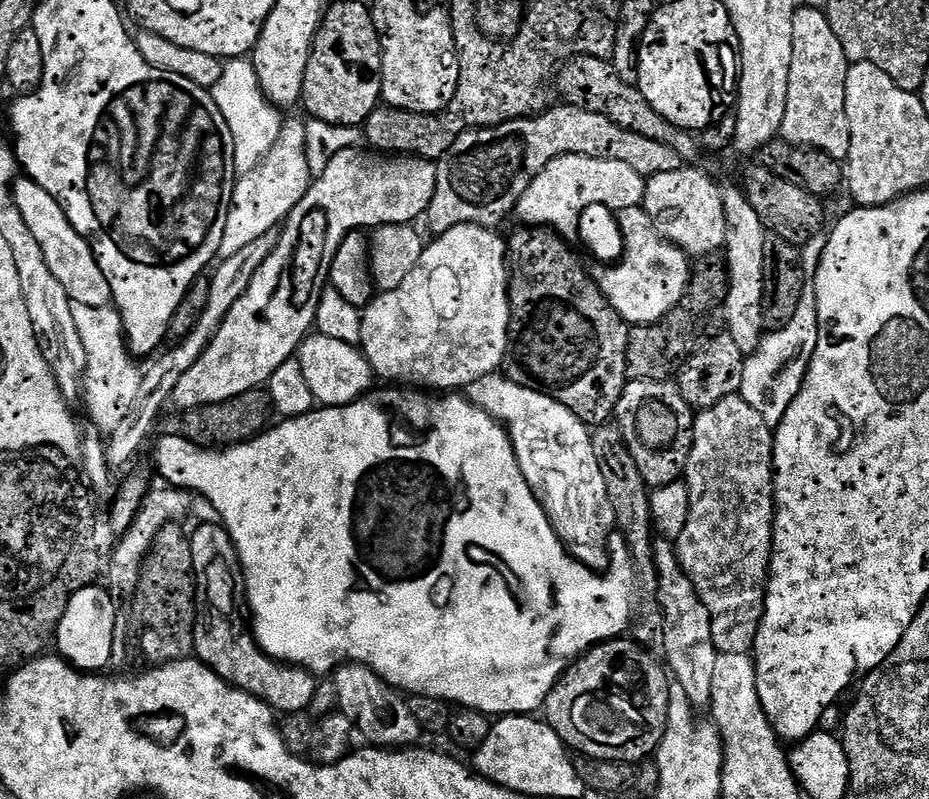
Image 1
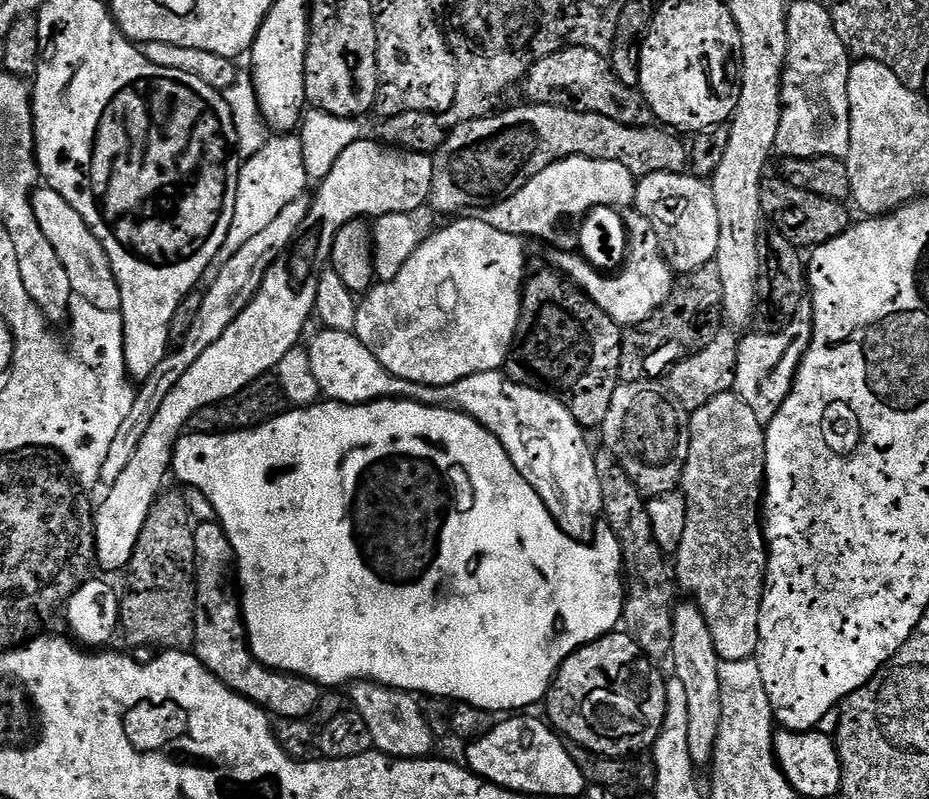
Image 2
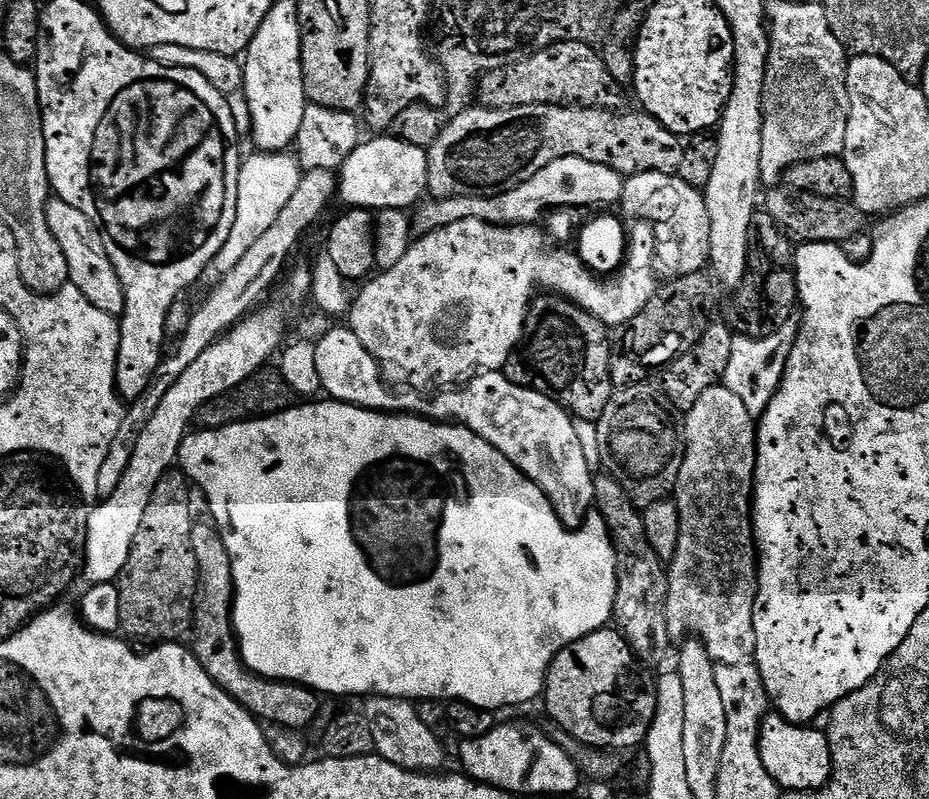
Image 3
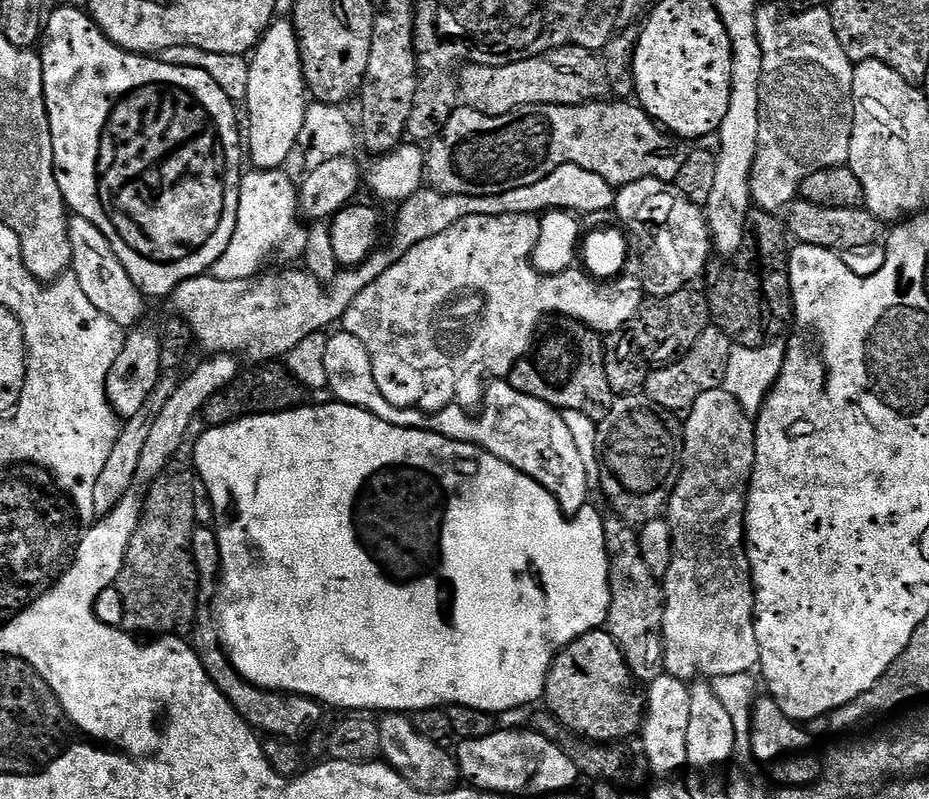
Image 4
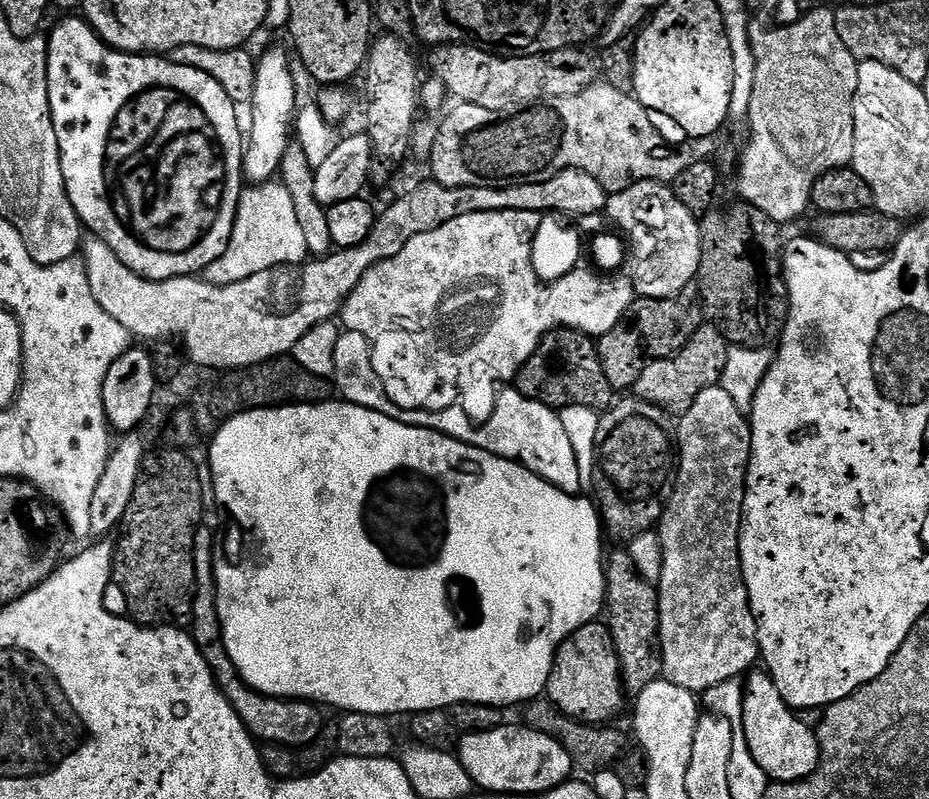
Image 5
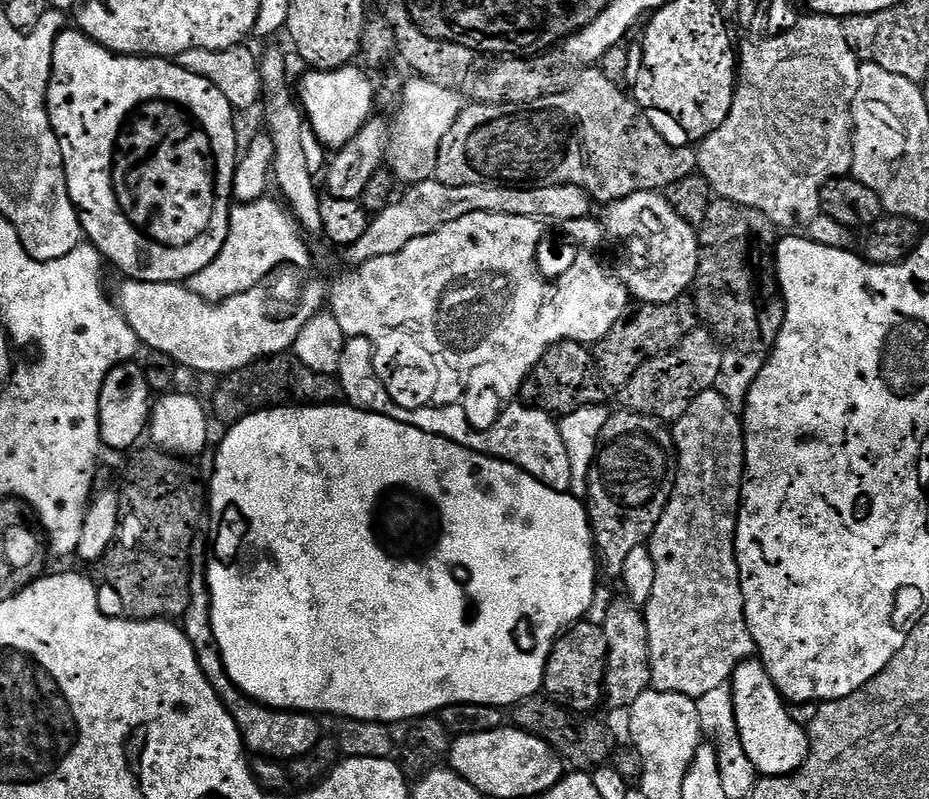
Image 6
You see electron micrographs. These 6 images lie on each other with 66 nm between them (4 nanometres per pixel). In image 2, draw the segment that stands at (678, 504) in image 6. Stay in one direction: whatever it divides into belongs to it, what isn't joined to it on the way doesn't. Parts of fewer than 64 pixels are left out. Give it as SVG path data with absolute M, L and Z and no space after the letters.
M735 391L718 394L706 402L697 412L690 416L690 454L686 458L684 473L678 488L683 493L686 504L686 530L680 543L680 548L674 554L674 580L689 592L691 599L700 608L714 638L716 653L721 660L751 660L755 657L758 646L758 618L760 617L760 603L764 597L764 578L768 575L768 546L764 538L762 527L762 501L764 498L764 434L766 428L759 424L754 412L746 406L746 402L739 399Z

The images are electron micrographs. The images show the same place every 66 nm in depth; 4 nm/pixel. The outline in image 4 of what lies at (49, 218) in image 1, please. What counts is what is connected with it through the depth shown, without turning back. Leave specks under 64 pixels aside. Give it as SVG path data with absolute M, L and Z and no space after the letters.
M73 215L68 221L68 237L70 238L70 250L72 251L71 271L78 278L78 286L82 286L82 294L106 314L121 329L128 330L139 325L144 316L144 303L146 297L137 288L126 266L118 262L110 242L106 242L106 234L94 226L94 222L86 222L86 218Z

